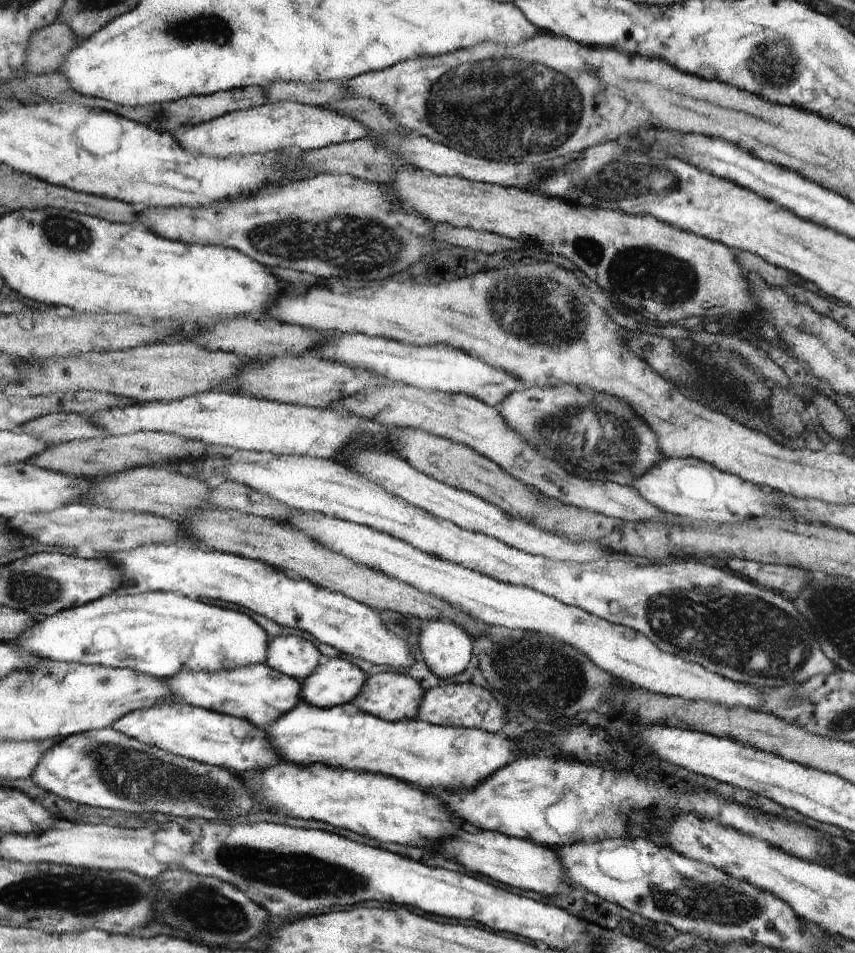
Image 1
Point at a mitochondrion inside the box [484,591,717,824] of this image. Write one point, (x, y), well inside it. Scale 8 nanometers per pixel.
(542, 676)

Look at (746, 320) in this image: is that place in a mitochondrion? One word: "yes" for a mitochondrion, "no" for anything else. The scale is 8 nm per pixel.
no

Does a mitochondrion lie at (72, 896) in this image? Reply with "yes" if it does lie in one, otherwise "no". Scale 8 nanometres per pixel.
yes

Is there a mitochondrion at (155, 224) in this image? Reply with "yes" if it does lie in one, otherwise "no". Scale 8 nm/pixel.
no

